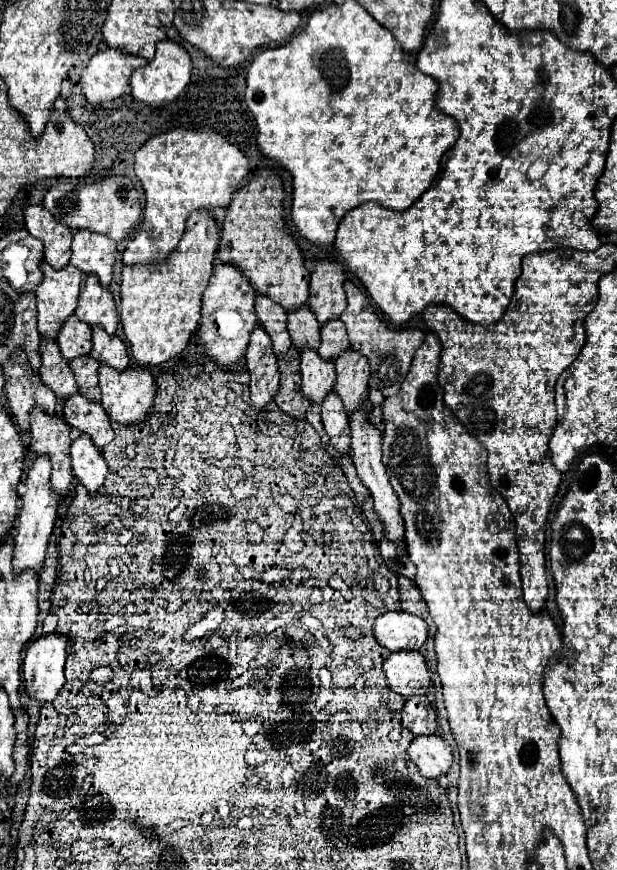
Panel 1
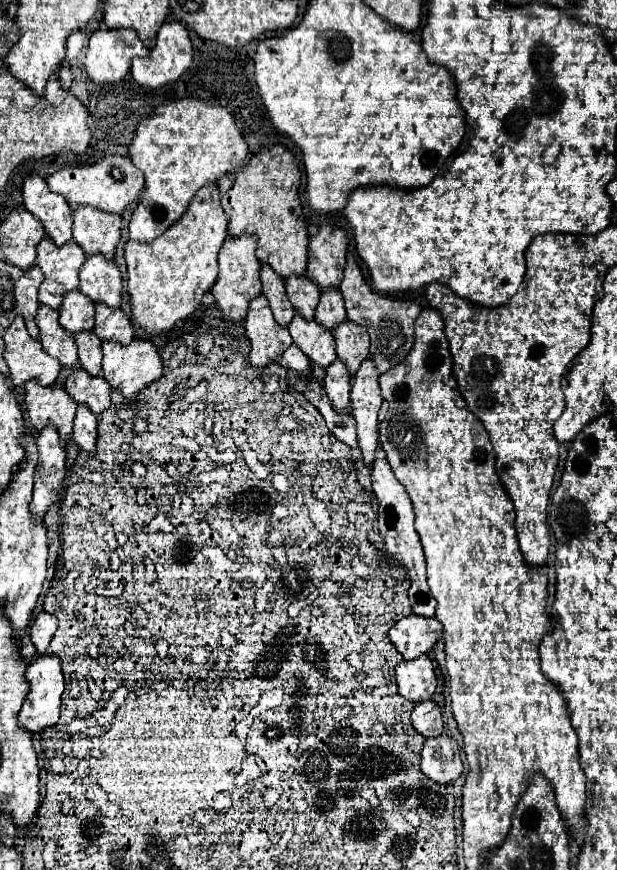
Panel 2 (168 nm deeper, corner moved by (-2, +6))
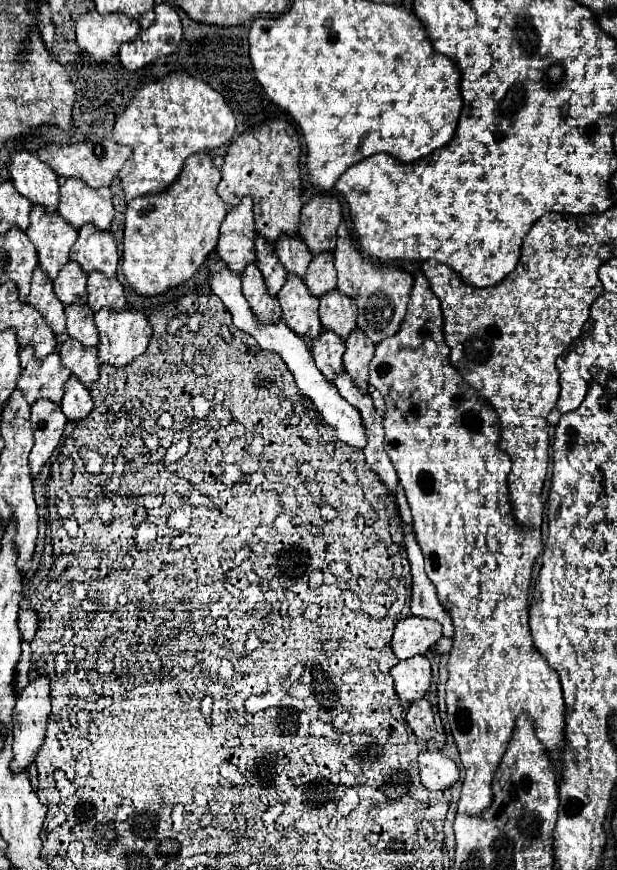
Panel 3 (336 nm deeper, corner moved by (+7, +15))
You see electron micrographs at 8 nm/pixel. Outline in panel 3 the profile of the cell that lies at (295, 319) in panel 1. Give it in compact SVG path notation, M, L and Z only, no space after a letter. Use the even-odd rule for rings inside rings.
M283 235L275 243L275 251L283 263L283 267L299 277L305 277L307 265L313 259L307 245L301 241L299 235Z

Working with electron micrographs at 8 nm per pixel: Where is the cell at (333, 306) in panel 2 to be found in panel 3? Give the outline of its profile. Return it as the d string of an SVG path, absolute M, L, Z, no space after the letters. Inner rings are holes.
M319 253L311 259L305 285L315 297L321 297L323 293L335 289L337 285L337 271L333 267L333 253Z

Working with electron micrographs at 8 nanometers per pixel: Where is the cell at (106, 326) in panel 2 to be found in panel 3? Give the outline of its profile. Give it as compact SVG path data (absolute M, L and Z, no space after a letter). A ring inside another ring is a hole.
M101 271L89 273L87 293L89 293L89 307L93 311L99 311L101 307L111 307L119 311L123 309L123 305L127 305L123 285L117 281L117 277L109 279Z

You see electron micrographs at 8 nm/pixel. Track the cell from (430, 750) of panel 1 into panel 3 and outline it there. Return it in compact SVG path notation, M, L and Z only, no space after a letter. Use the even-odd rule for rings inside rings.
M423 751L417 761L421 783L431 791L445 791L459 781L457 765L441 751Z

